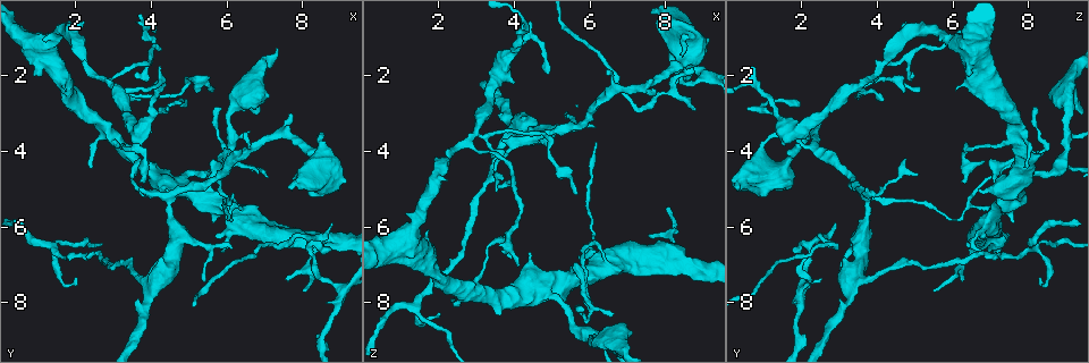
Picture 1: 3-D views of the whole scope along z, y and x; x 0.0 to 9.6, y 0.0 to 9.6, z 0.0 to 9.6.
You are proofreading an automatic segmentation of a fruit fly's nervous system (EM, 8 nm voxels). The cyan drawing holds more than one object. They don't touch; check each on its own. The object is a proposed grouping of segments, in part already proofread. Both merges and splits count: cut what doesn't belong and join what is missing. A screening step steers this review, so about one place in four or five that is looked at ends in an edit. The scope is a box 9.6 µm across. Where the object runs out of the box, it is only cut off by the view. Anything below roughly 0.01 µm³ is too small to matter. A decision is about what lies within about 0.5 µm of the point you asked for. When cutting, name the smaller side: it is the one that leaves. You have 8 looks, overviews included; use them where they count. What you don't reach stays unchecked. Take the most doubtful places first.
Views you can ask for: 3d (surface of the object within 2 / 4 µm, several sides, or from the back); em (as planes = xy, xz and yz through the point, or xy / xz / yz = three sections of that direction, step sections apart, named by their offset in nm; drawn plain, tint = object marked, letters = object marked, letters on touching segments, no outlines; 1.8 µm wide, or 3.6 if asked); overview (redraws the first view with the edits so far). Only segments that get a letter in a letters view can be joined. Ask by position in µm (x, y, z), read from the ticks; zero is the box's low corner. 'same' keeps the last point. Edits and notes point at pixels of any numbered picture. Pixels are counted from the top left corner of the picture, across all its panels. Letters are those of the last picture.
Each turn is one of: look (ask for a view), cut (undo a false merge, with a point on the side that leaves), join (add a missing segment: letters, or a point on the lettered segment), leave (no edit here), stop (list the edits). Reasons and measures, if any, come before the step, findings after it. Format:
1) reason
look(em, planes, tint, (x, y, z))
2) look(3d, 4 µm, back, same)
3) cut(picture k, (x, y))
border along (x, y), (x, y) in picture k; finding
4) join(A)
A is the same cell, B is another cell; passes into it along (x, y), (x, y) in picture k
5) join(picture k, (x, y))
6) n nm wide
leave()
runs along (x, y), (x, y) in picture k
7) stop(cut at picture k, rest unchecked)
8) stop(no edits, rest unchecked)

abrupt turn
look(3d, 4 µm, (6.45, 5.75, 7.10))

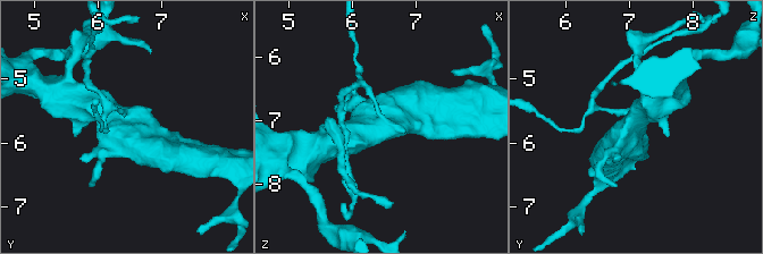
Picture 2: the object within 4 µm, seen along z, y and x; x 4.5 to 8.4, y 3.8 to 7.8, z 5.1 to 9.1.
look(em, planes, plain, (6.50, 5.75, 7.05))

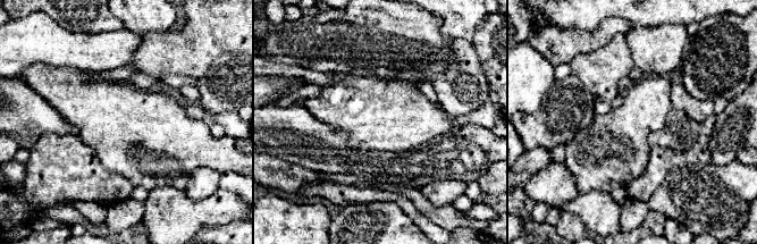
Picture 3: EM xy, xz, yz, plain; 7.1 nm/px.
look(em, planes, letters, same)

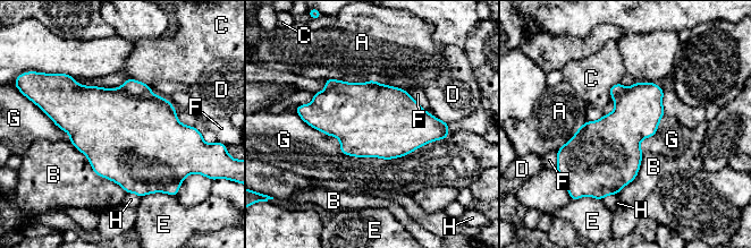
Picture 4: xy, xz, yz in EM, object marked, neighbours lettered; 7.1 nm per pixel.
cut(picture 4, (134, 87))
A, B, C, D, E, F, G and H are other cells; border along (120, 87), (133, 95), (151, 94) in picture 4; a second neuron is stuck on

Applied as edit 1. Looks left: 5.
branch stops here
look(em, planes, tint, (8.85, 5.95, 2.85))

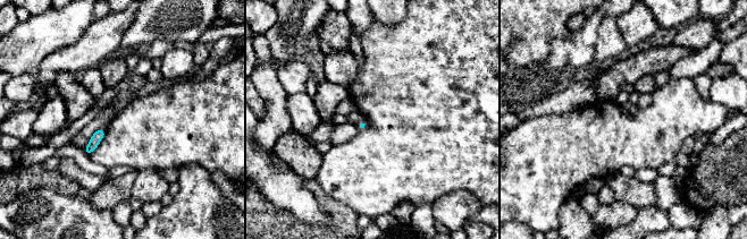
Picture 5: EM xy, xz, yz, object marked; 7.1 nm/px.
look(em, planes, letters, same)

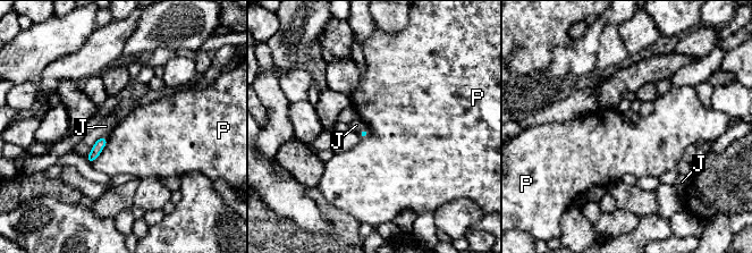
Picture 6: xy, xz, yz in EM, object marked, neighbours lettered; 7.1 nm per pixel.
leave()
J and P are other cells; border along (108, 138), (101, 152), (90, 163) in picture 6; no lettered segment goes on from it

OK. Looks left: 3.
branch stops here
look(em, planes, letters, (2.40, 4.45, 7.95))

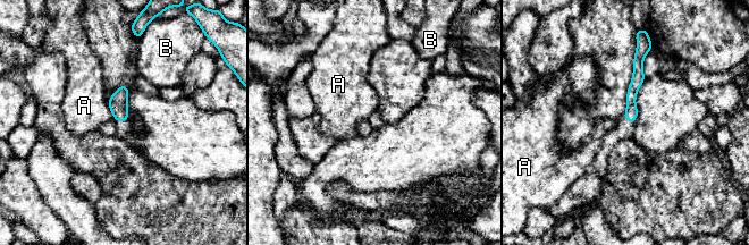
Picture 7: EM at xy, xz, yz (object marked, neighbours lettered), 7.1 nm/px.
leave()
A and B are other cells; border along (107, 101), (114, 117) in picture 7; no lettered segment goes on from it

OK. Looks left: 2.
stop(cut at picture 4, rest unchecked)

